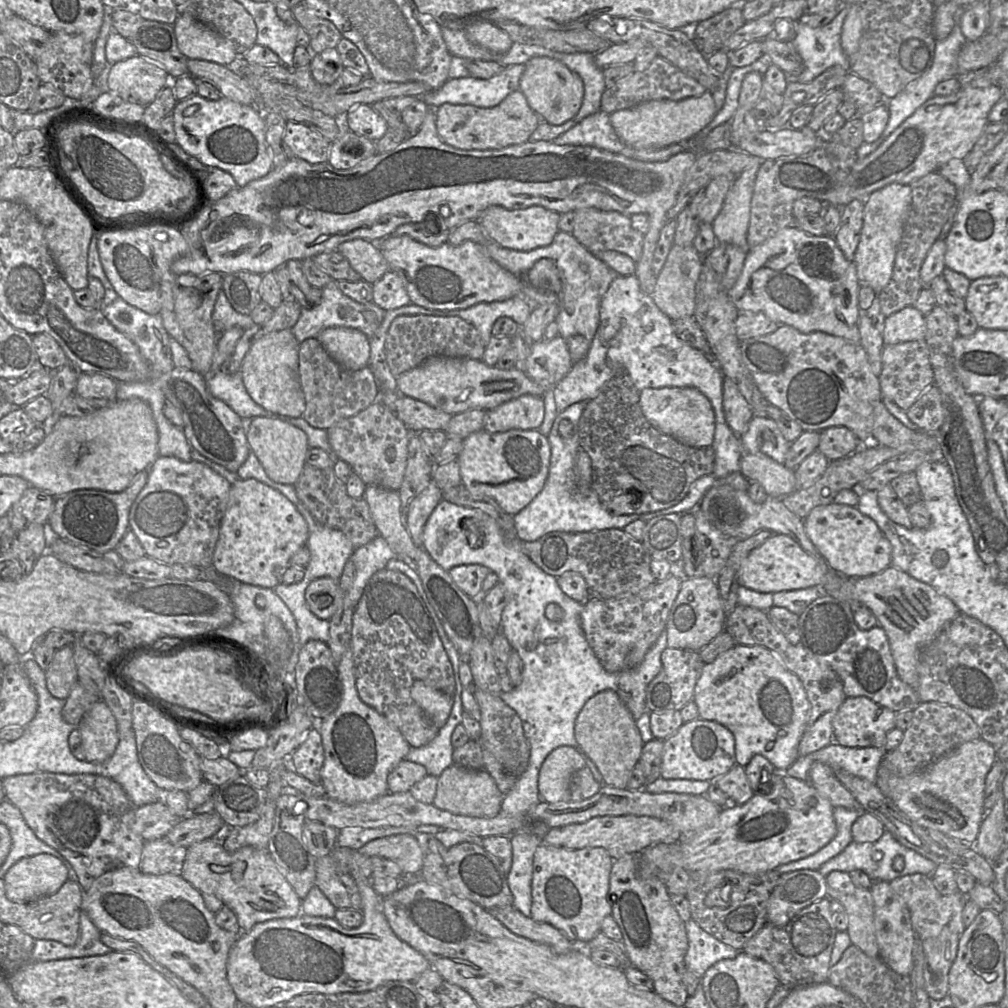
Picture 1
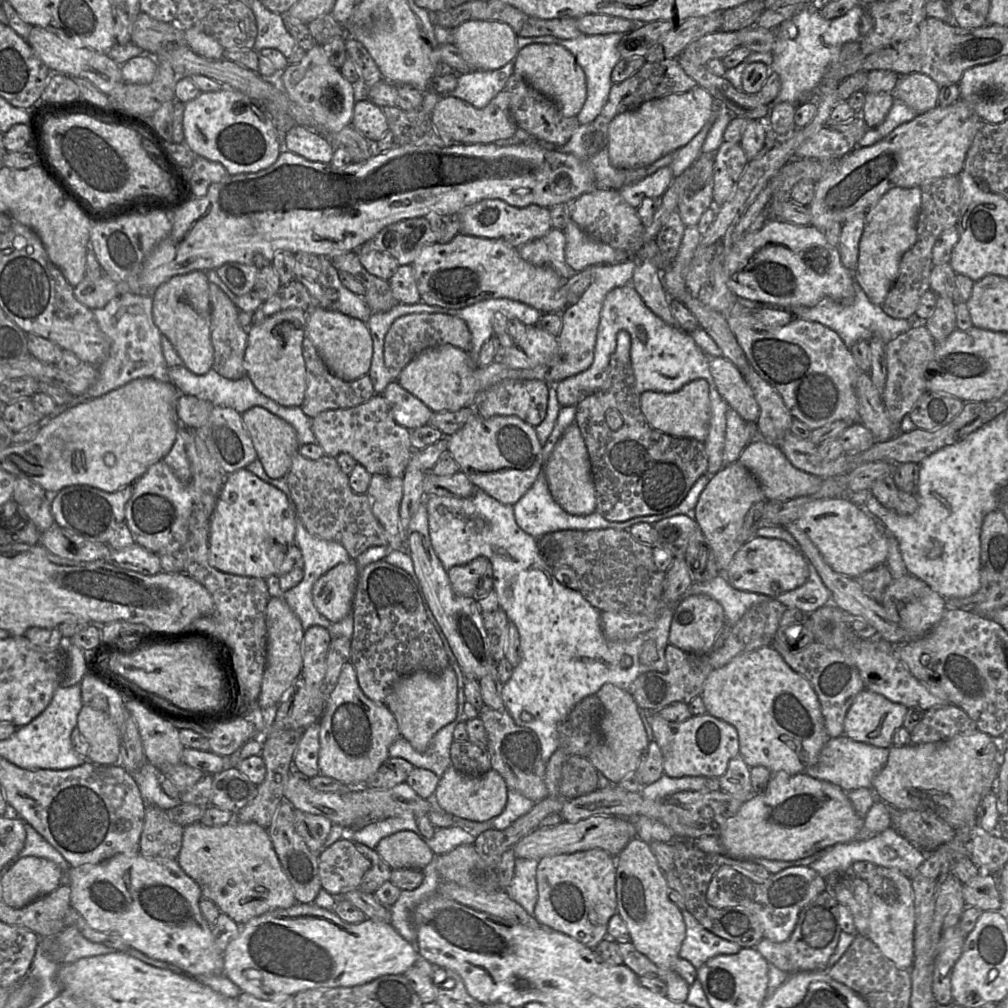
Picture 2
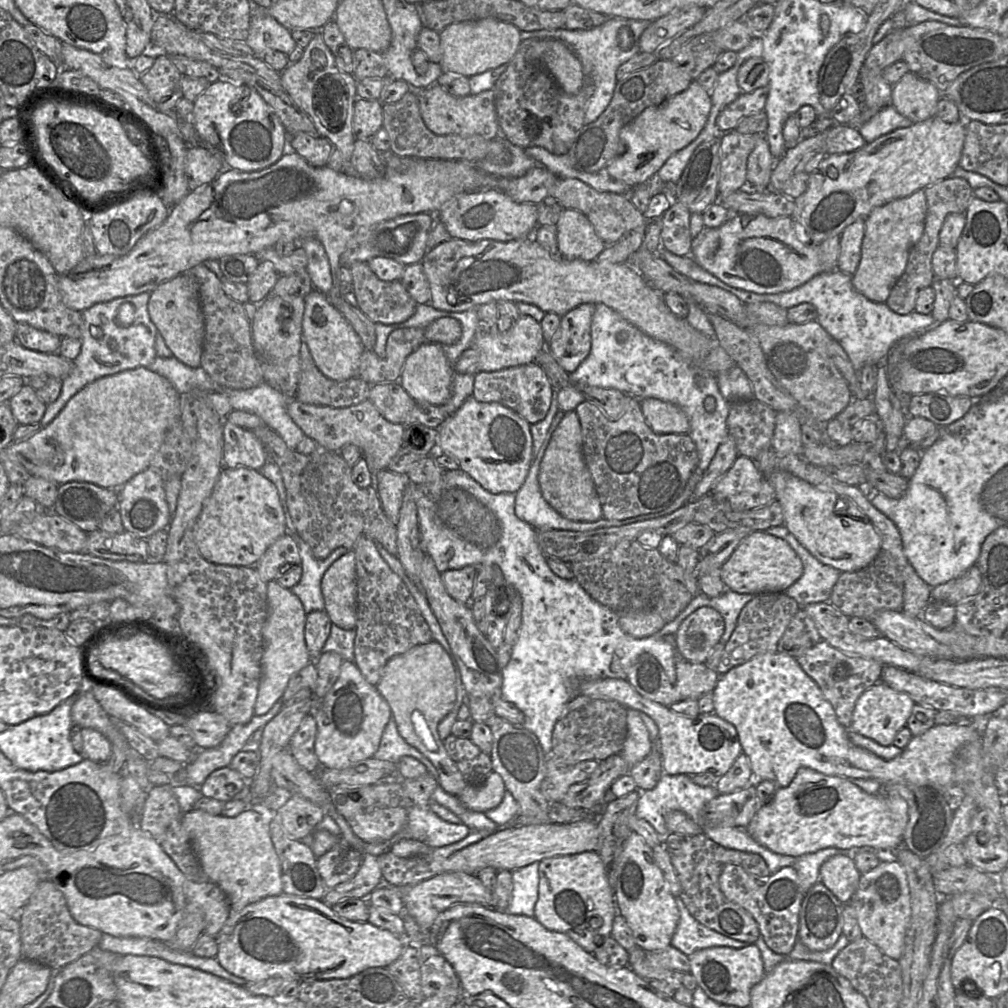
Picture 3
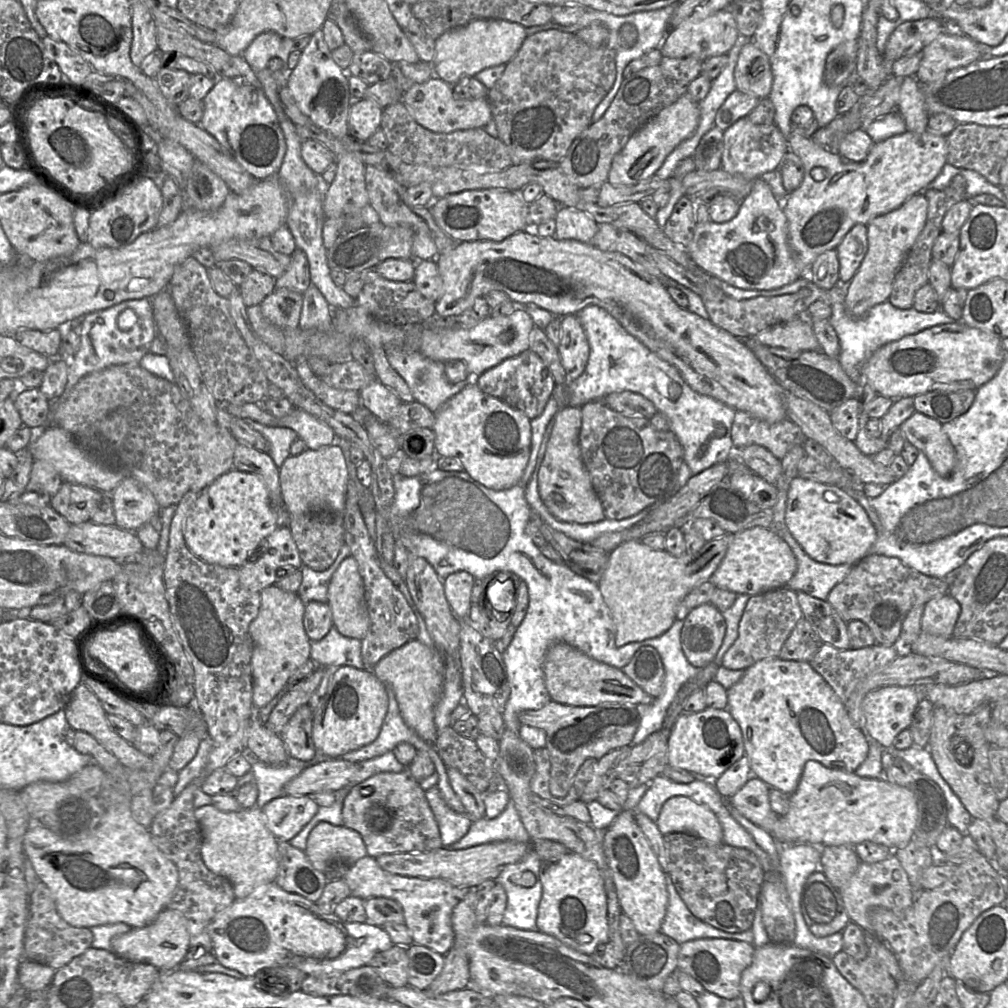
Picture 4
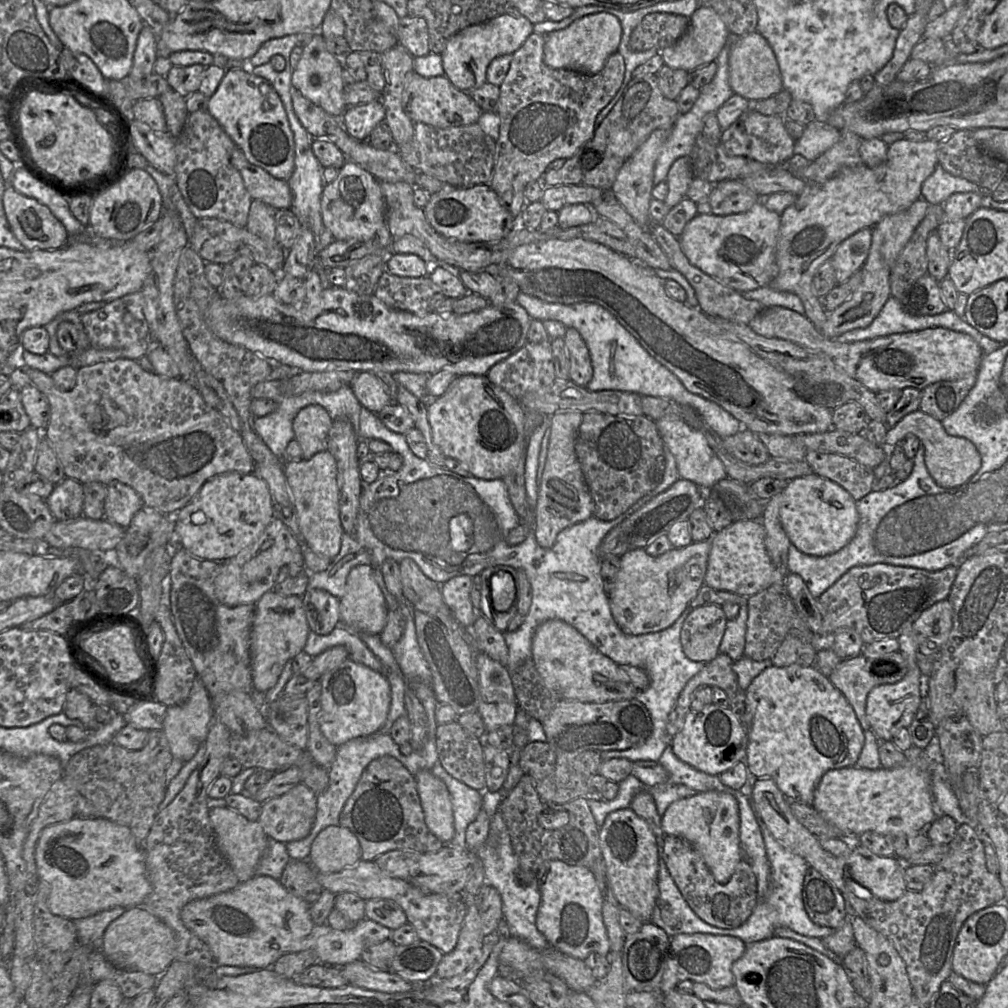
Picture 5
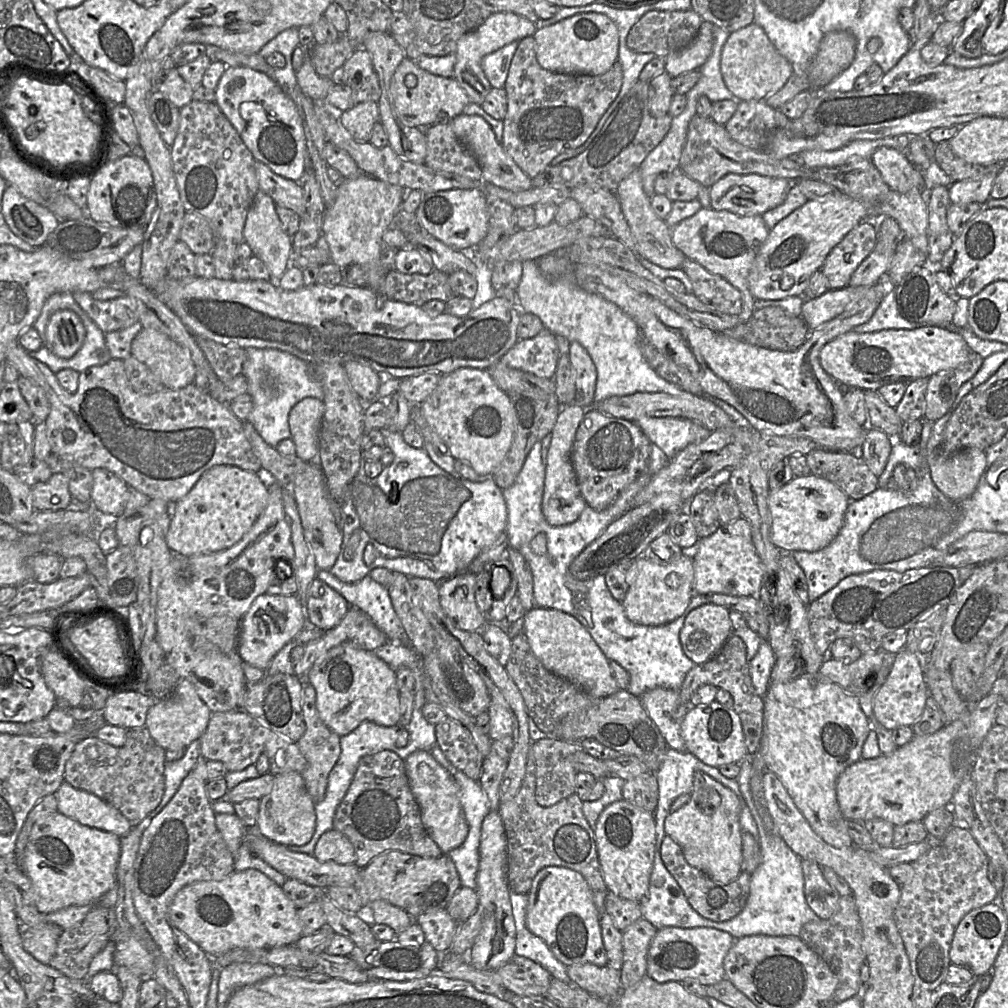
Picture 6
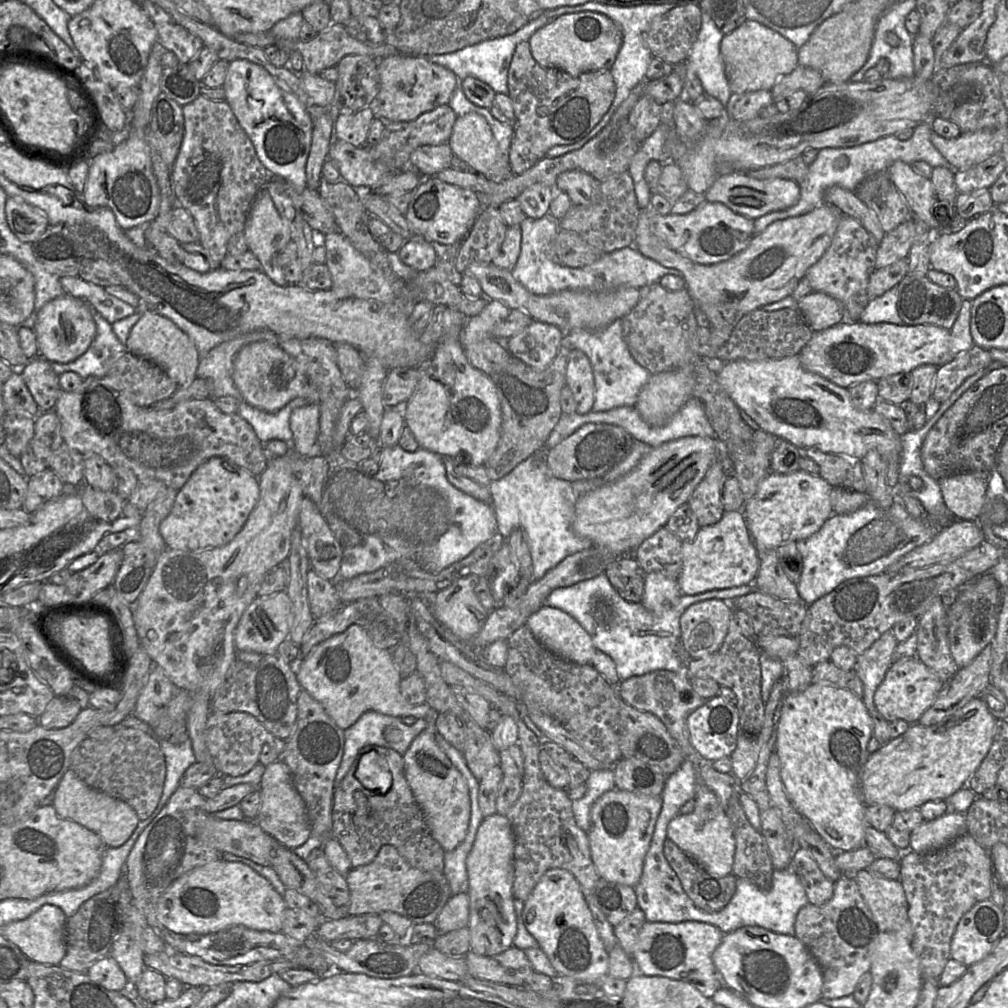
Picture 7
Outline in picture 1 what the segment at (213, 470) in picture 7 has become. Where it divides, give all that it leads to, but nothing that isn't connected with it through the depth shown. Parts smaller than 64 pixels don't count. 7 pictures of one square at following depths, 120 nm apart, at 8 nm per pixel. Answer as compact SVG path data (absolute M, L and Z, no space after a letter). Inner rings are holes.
M238 479L231 486L229 500L222 518L218 540L214 549L212 566L221 575L245 584L275 588L289 567L291 557L308 539L308 526L295 505L278 490L254 479Z

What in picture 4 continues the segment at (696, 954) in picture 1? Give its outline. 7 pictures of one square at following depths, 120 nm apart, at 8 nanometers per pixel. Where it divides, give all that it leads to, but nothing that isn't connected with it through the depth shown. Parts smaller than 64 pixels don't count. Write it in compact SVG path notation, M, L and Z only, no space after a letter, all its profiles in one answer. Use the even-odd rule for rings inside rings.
M666 873L668 906L660 932L674 939L678 944L696 939L719 938L753 943L752 929L741 933L728 933L712 927L696 918L679 896L671 878Z

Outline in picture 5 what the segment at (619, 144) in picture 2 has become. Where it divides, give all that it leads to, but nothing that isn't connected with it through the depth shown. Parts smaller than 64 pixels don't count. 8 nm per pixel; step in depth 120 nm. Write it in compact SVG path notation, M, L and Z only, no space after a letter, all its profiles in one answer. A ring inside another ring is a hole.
M671 129L654 130L644 143L625 161L617 173L612 185L612 193L615 199L632 216L635 222L647 232L650 232L650 225L655 222L650 216L649 205L652 199L651 191L654 186L653 176L655 163L659 150L667 140Z

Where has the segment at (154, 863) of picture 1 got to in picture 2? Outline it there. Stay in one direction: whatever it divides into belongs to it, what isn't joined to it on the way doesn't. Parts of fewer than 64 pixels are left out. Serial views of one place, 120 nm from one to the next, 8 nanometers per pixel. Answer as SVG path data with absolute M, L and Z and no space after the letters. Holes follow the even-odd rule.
M146 805L139 852L147 858L176 860L182 847L183 830L170 820L166 810Z

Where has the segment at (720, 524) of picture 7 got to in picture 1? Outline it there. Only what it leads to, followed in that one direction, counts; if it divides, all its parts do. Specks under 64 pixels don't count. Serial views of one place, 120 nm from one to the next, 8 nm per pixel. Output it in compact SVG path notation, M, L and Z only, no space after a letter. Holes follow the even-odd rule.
M773 534L743 560L738 573L738 582L740 586L751 590L774 594L815 586L821 587L825 583L829 569L831 568L821 555L813 557L790 536Z

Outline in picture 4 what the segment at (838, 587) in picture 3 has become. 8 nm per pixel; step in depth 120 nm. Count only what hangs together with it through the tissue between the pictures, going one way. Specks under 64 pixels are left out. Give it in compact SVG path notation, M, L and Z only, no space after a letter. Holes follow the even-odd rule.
M867 555L856 563L850 573L829 593L826 601L847 623L862 621L873 633L876 644L897 645L903 621L915 606L949 594L951 577L936 578L922 574L895 557Z

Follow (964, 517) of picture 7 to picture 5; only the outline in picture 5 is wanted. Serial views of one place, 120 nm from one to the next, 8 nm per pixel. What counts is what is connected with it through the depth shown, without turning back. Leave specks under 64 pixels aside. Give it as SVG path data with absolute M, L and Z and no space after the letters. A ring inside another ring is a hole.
M920 410L902 418L888 429L883 447L901 444L908 434L917 436L925 449L925 464L929 474L942 488L957 488L968 482L981 467L981 456L976 446L968 439L949 435L942 422Z

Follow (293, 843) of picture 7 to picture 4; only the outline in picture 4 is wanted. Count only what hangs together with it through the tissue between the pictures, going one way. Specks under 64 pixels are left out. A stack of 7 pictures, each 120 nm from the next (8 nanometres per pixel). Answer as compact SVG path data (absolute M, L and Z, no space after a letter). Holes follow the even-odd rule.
M282 795L263 808L266 824L278 839L289 842L311 821L319 806L309 796Z

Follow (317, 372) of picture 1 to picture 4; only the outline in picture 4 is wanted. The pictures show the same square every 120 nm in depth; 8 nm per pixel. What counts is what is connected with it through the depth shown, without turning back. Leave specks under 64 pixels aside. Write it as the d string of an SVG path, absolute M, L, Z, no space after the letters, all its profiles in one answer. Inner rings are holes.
M299 357L295 365L304 385L326 405L348 414L352 414L361 405L359 391L336 389L328 385L312 371L308 357Z

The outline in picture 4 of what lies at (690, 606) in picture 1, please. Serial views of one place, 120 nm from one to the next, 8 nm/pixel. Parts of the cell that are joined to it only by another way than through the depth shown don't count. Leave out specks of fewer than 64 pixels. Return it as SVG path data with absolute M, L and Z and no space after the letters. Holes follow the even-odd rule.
M711 603L692 609L683 620L680 634L682 651L688 662L702 668L712 662L726 633L722 613Z

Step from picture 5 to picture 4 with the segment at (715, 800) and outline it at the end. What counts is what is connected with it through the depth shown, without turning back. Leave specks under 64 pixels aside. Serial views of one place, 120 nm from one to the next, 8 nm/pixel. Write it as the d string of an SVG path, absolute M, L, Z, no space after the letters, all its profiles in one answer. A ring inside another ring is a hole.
M685 796L668 799L656 821L661 834L686 833L714 844L723 843L723 832L715 814Z

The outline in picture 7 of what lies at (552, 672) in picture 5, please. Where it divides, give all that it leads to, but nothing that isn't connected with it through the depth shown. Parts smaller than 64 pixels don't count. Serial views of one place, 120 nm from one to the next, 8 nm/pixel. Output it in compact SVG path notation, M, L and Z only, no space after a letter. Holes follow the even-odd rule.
M543 605L526 626L551 652L578 664L591 664L597 649L587 631L565 611Z

